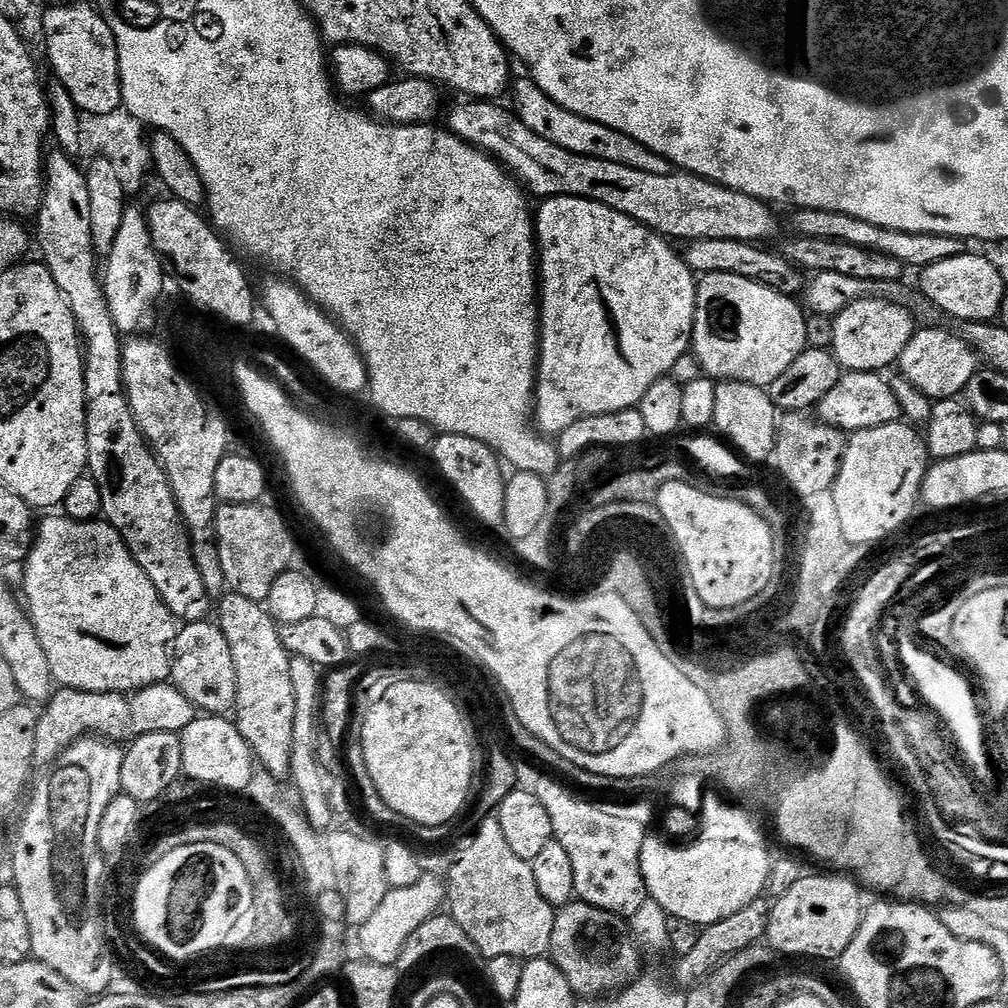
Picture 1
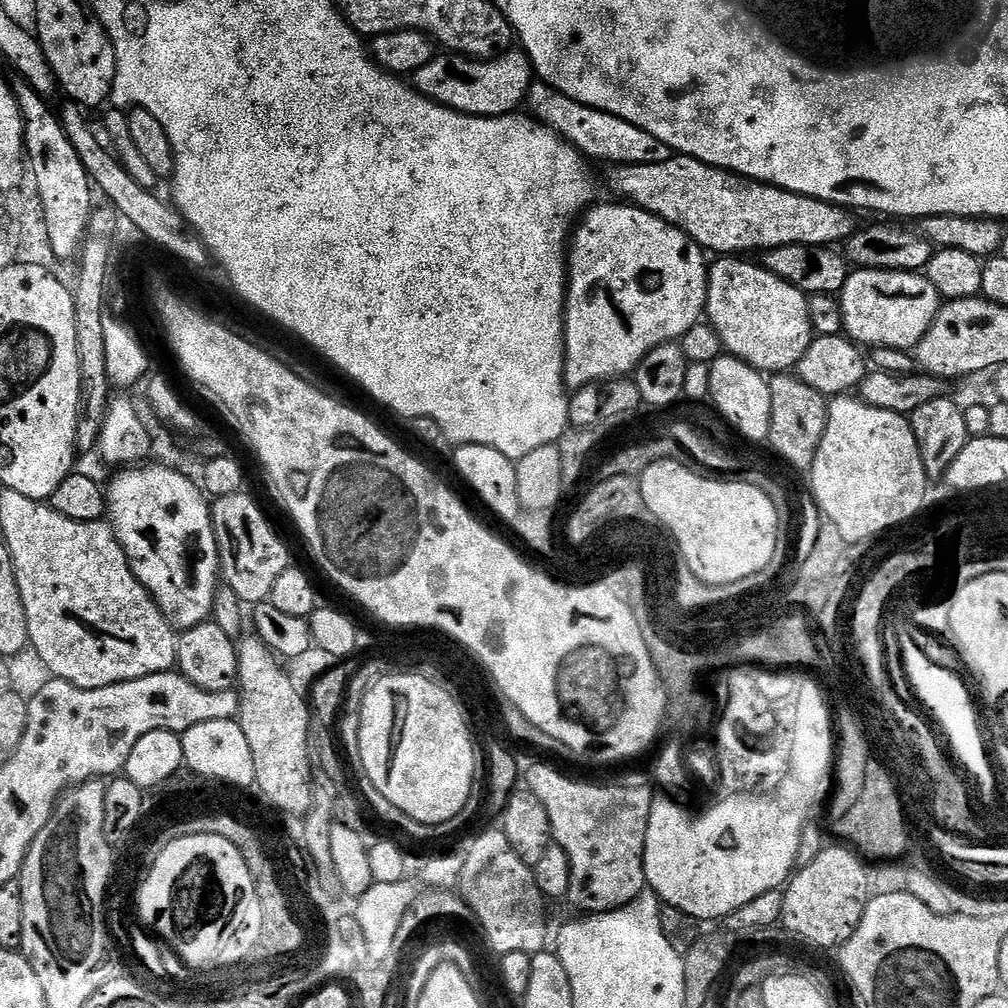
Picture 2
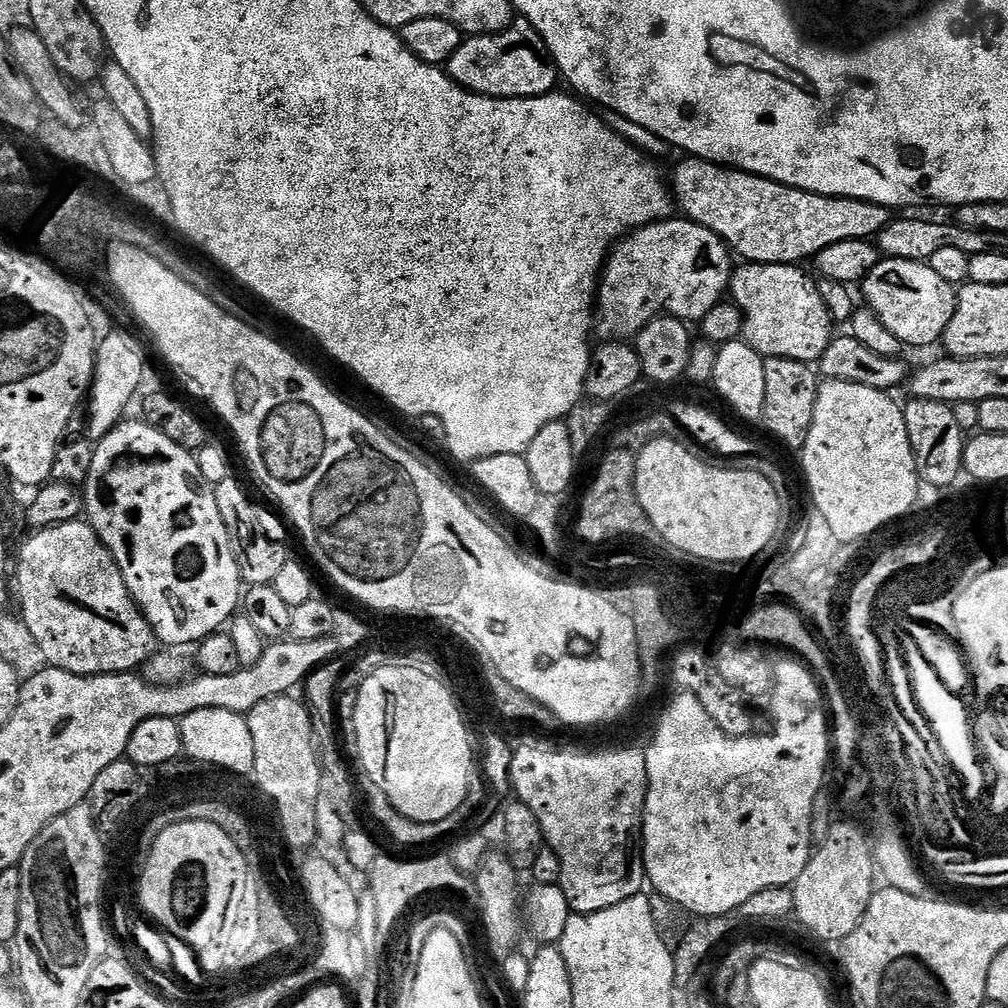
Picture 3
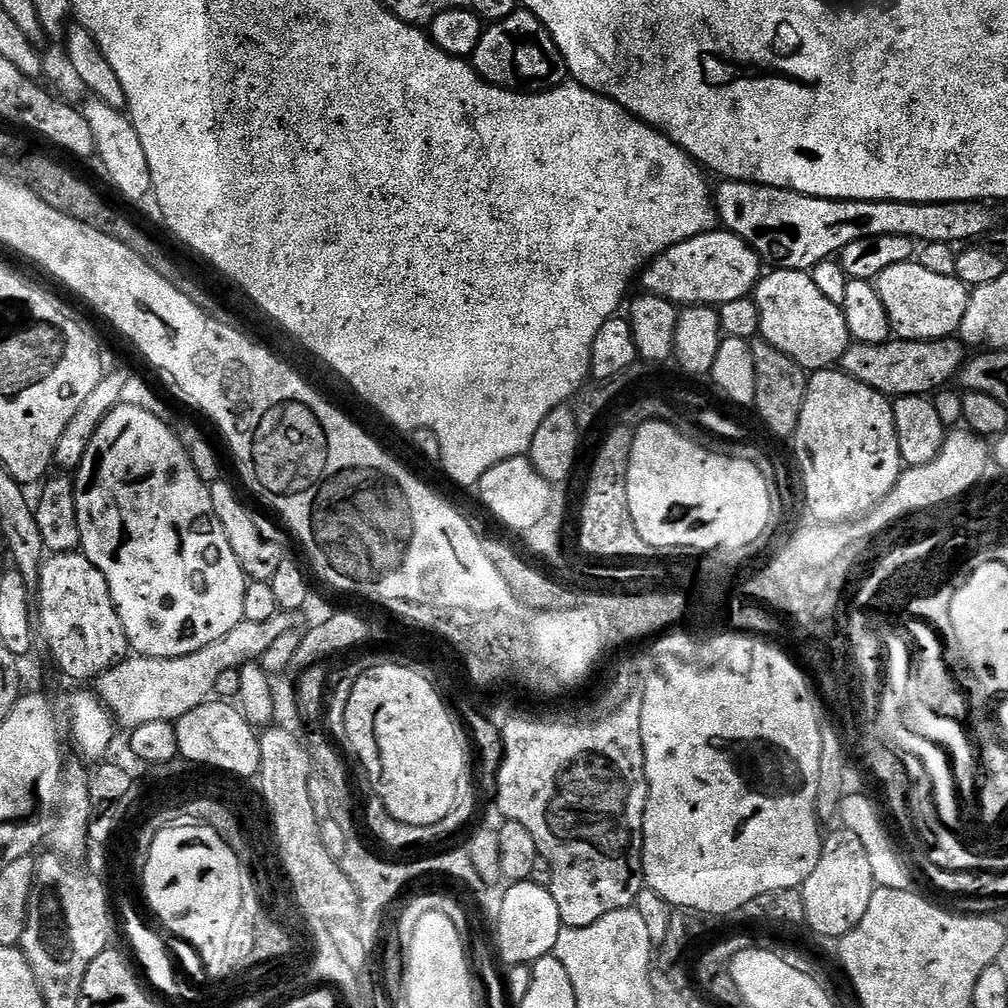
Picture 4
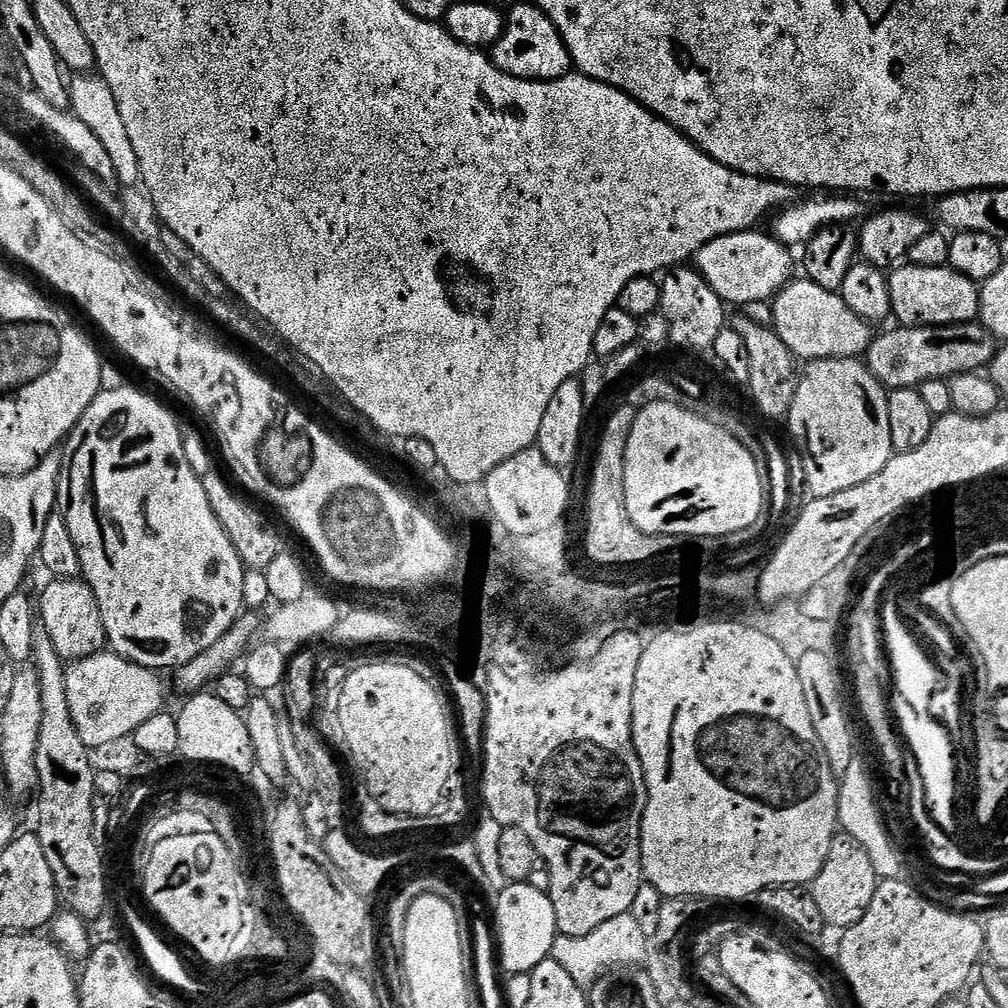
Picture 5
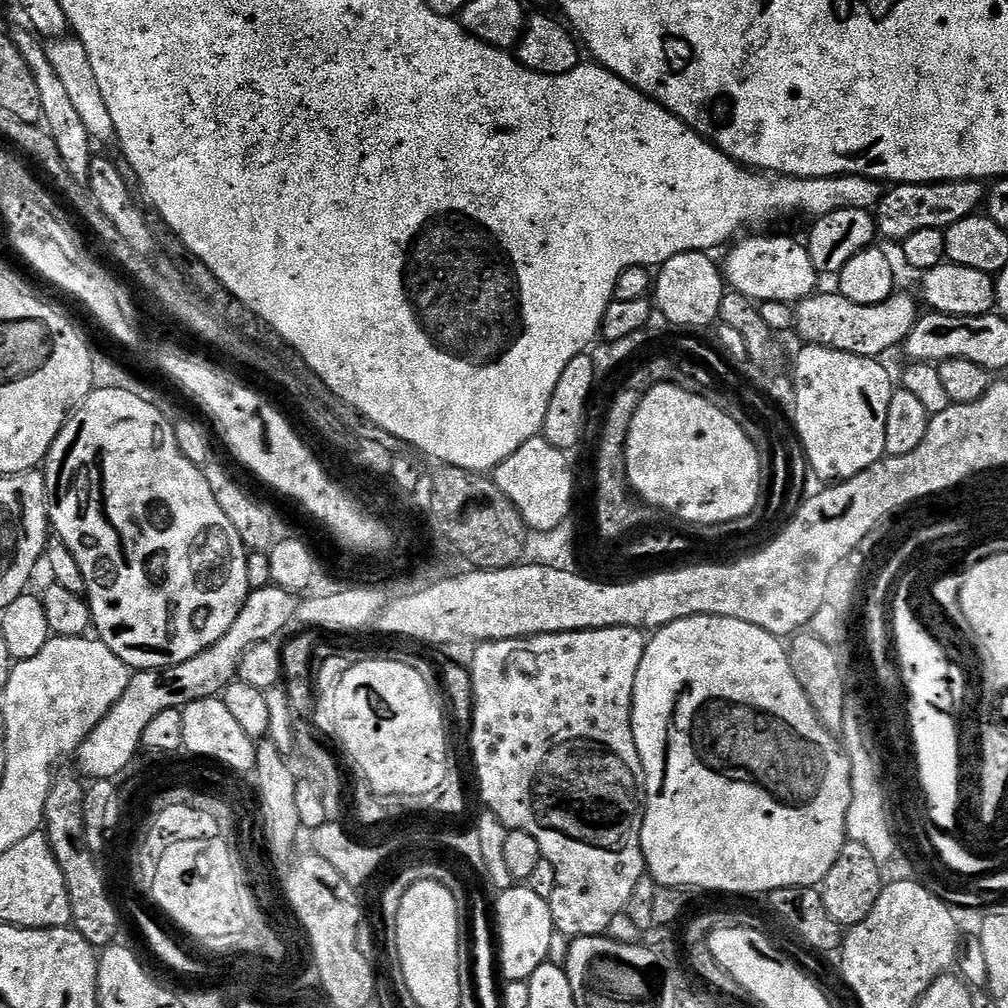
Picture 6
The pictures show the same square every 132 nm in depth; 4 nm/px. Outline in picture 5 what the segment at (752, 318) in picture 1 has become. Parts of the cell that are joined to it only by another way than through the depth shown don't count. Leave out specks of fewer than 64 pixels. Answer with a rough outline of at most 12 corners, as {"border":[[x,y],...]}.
{"border":[[807,278],[771,301],[801,361],[867,353],[873,325]]}

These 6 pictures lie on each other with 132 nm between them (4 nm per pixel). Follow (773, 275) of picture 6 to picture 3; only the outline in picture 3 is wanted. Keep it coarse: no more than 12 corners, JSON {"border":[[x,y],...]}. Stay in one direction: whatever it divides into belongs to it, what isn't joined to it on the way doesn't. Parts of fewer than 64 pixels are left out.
{"border":[[676,219],[629,232],[594,301],[601,341],[661,314],[698,322],[733,253]]}

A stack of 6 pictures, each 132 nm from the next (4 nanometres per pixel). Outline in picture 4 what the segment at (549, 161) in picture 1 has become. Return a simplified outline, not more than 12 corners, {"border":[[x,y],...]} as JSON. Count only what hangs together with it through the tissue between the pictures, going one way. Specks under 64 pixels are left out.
{"border":[[729,180],[718,220],[776,268],[850,242],[976,242],[984,202],[823,200]]}

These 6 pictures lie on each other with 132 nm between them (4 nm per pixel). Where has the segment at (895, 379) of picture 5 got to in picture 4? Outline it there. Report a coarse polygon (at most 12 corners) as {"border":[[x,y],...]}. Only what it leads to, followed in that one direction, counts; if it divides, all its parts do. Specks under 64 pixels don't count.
{"border":[[959,339],[849,343],[839,367],[882,395],[943,389]]}

